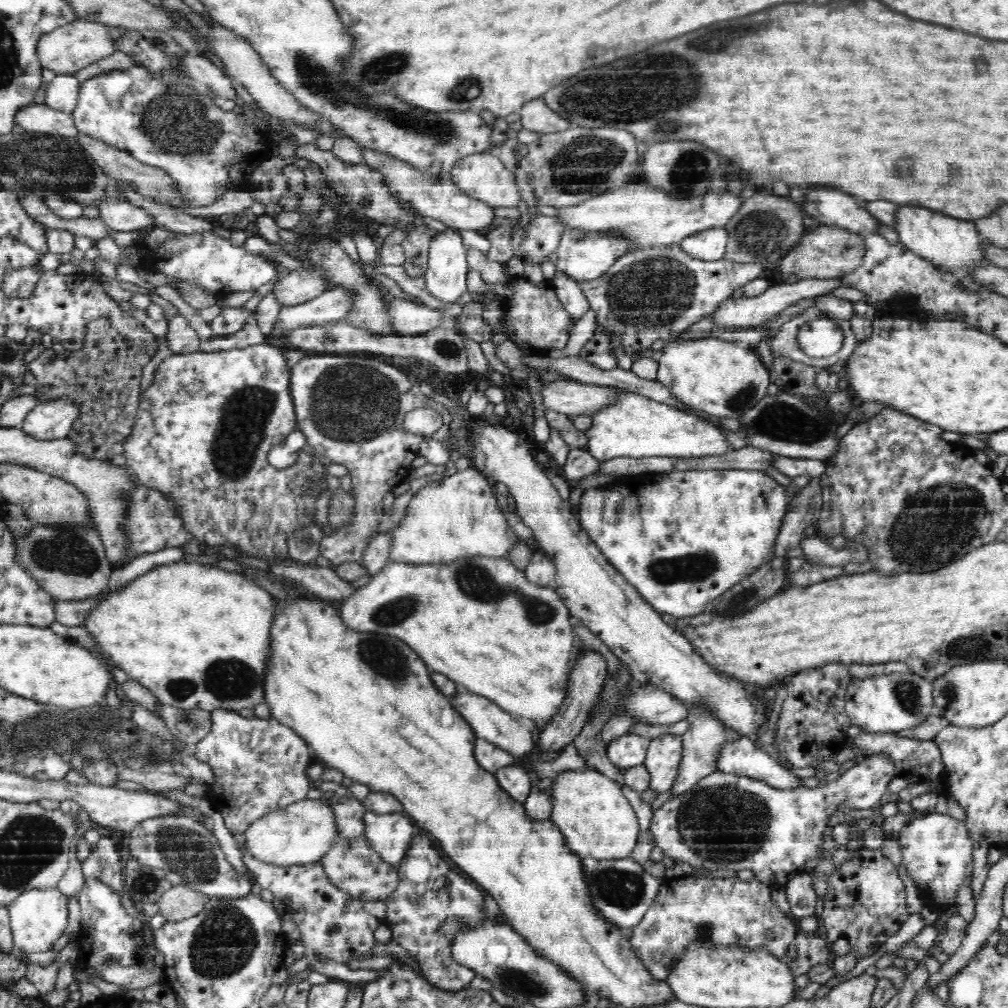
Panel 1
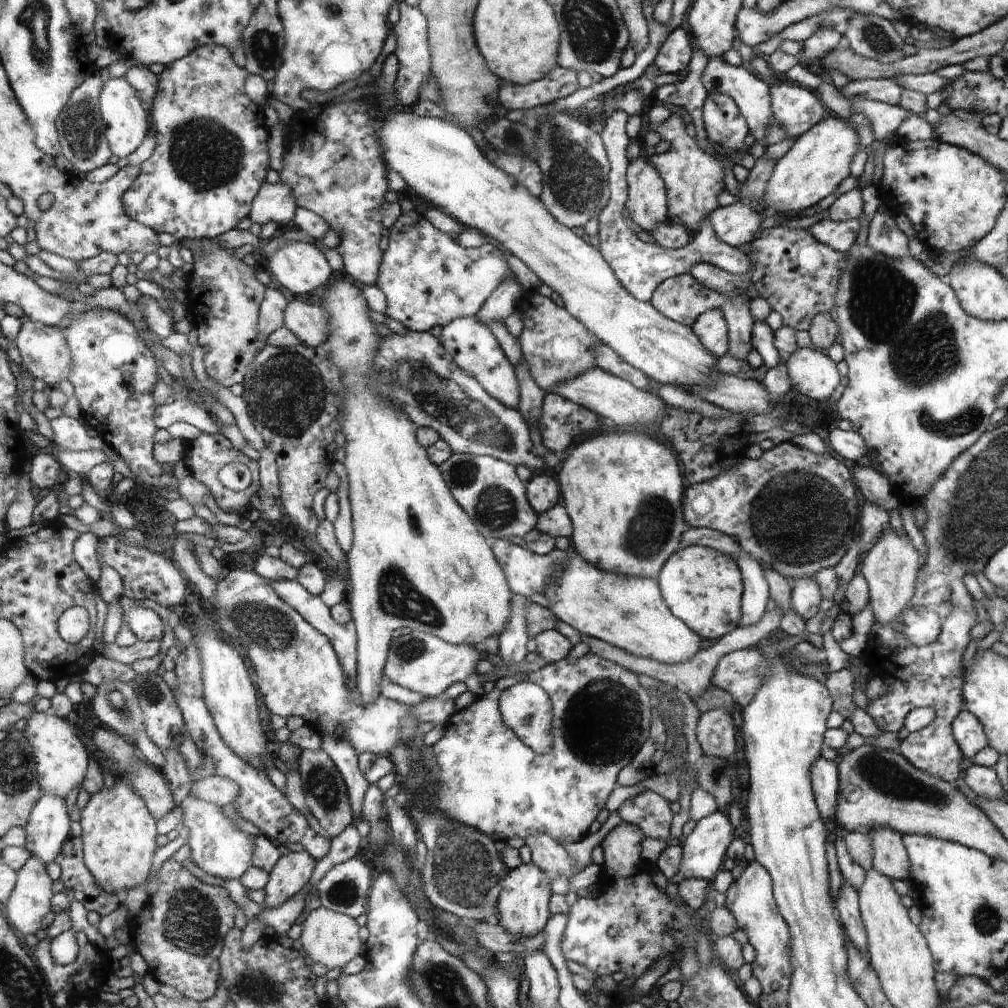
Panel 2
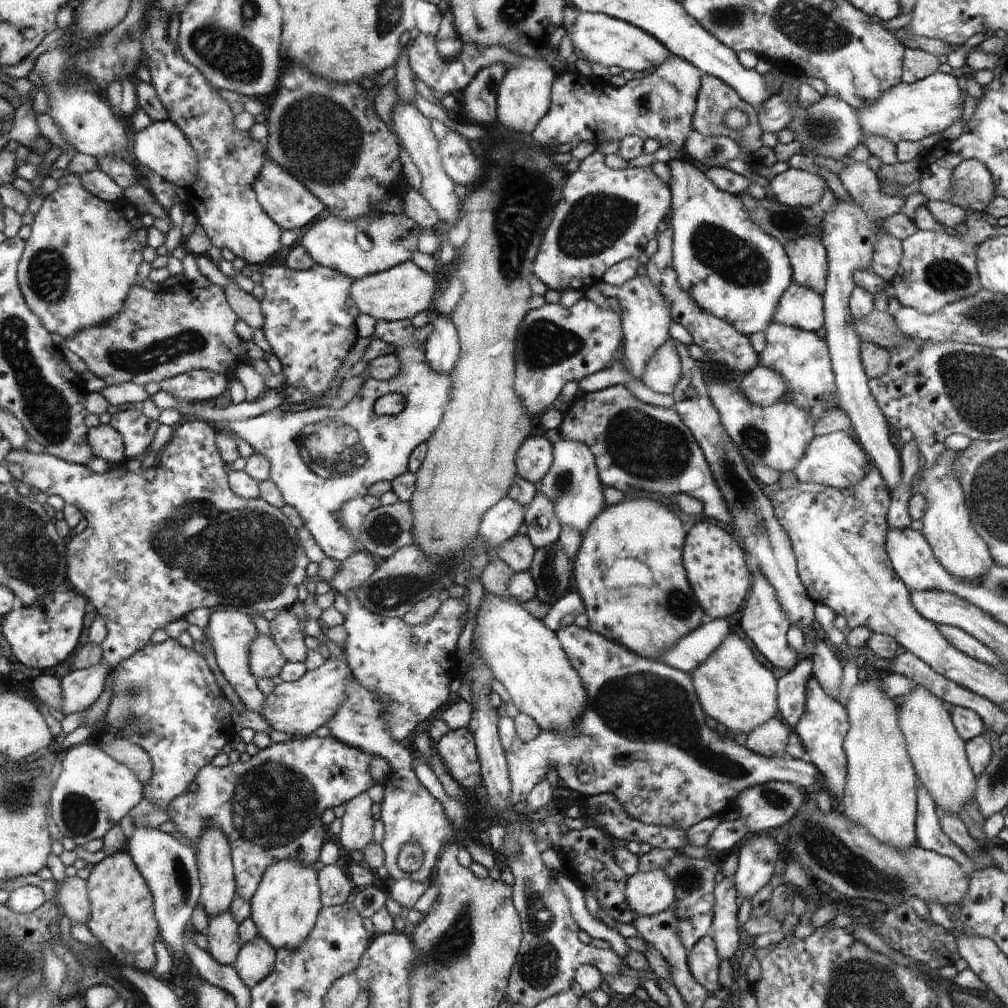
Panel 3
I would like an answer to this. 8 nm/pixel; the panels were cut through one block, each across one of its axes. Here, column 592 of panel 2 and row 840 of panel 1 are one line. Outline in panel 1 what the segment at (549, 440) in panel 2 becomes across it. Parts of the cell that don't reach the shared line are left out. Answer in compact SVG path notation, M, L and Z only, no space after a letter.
M416 836L412 839L412 844L410 844L404 860L398 866L398 872L399 885L385 900L387 913L384 924L391 930L391 940L408 951L410 958L418 963L422 971L422 978L431 985L445 991L459 991L466 988L478 975L466 966L460 965L452 957L452 934L456 934L457 928L461 925L476 927L482 919L487 918L484 908L484 894L476 888L474 882L470 882L469 878L458 876L458 872L454 872L442 860L442 856L436 852L432 842L424 836Z

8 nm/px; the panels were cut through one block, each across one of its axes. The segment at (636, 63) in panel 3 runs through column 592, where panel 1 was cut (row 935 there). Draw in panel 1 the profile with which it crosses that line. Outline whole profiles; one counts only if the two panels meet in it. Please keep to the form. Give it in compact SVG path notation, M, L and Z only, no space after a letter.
M45 887L38 890L24 890L7 906L9 910L9 923L13 934L13 946L21 950L23 956L36 954L36 952L46 952L54 946L58 938L64 934L68 926L69 912L67 909L68 899L54 887Z

